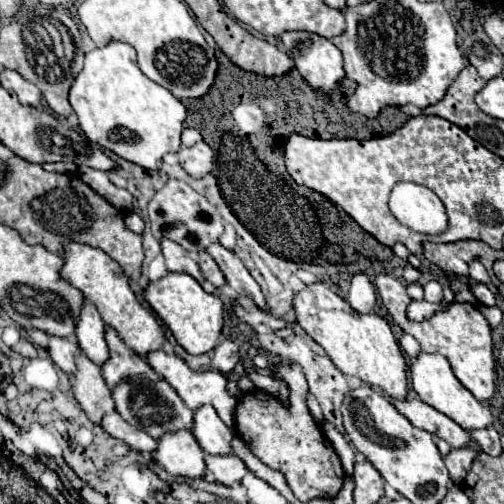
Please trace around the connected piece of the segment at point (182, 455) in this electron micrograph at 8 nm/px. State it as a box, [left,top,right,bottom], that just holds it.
[155,430,205,478]

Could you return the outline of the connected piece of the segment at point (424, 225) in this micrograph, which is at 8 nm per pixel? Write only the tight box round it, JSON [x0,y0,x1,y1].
[389,182,447,234]

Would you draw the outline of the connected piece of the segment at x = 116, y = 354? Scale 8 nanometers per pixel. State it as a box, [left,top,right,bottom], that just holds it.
[101,326,159,386]

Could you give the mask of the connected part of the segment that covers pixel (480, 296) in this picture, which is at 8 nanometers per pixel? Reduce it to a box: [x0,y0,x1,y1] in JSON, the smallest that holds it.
[471,284,495,306]

